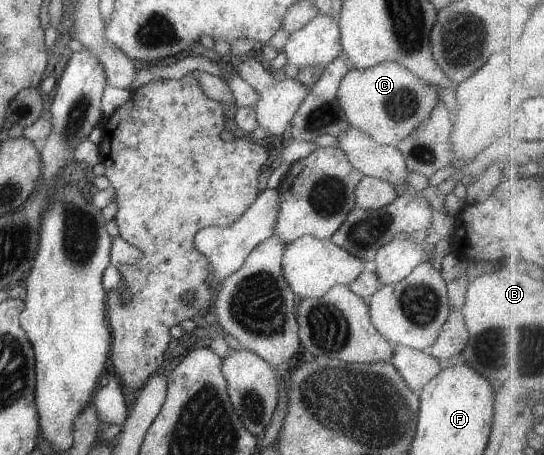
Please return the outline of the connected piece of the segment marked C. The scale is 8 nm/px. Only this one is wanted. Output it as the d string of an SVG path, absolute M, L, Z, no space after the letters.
M381 62L362 70L349 67L347 73L339 80L336 98L349 127L366 133L375 143L395 147L396 143L409 135L422 119L429 117L430 111L437 103L438 95L433 85L419 79L401 64Z

